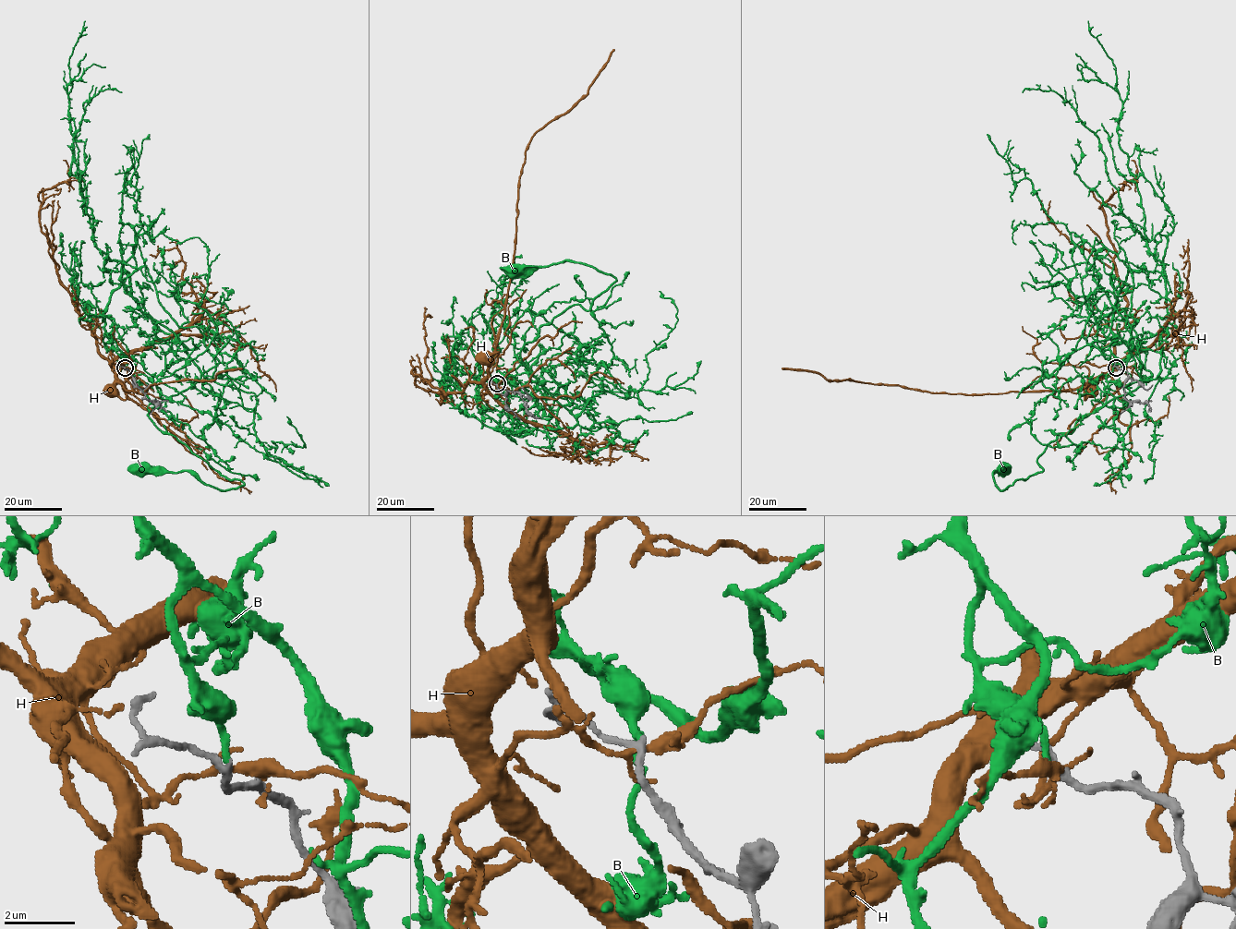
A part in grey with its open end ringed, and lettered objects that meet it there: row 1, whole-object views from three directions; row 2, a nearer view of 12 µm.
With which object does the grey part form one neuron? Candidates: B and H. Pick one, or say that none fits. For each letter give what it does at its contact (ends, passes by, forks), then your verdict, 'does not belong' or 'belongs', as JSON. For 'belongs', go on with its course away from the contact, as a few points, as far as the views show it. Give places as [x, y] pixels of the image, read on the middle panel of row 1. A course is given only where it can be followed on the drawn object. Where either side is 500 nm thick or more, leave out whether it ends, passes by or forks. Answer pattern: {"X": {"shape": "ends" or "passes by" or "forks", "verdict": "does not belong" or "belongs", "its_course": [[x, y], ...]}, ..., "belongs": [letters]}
{"B": {"shape": "ends", "verdict": "belongs", "its_course": [[496, 384], [528, 371], [521, 349], [539, 328], [574, 305], [588, 310], [616, 279], [563, 260], [512, 270]]}, "H": {"shape": "forks", "verdict": "does not belong"}, "belongs": ["B"]}

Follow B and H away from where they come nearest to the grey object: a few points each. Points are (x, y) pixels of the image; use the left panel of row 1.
B: (124, 367), (122, 353), (156, 404), (149, 417), (159, 429), (244, 485), (222, 490), (187, 471), (139, 466)
H: (124, 368), (118, 369), (113, 362), (115, 381), (110, 388)

